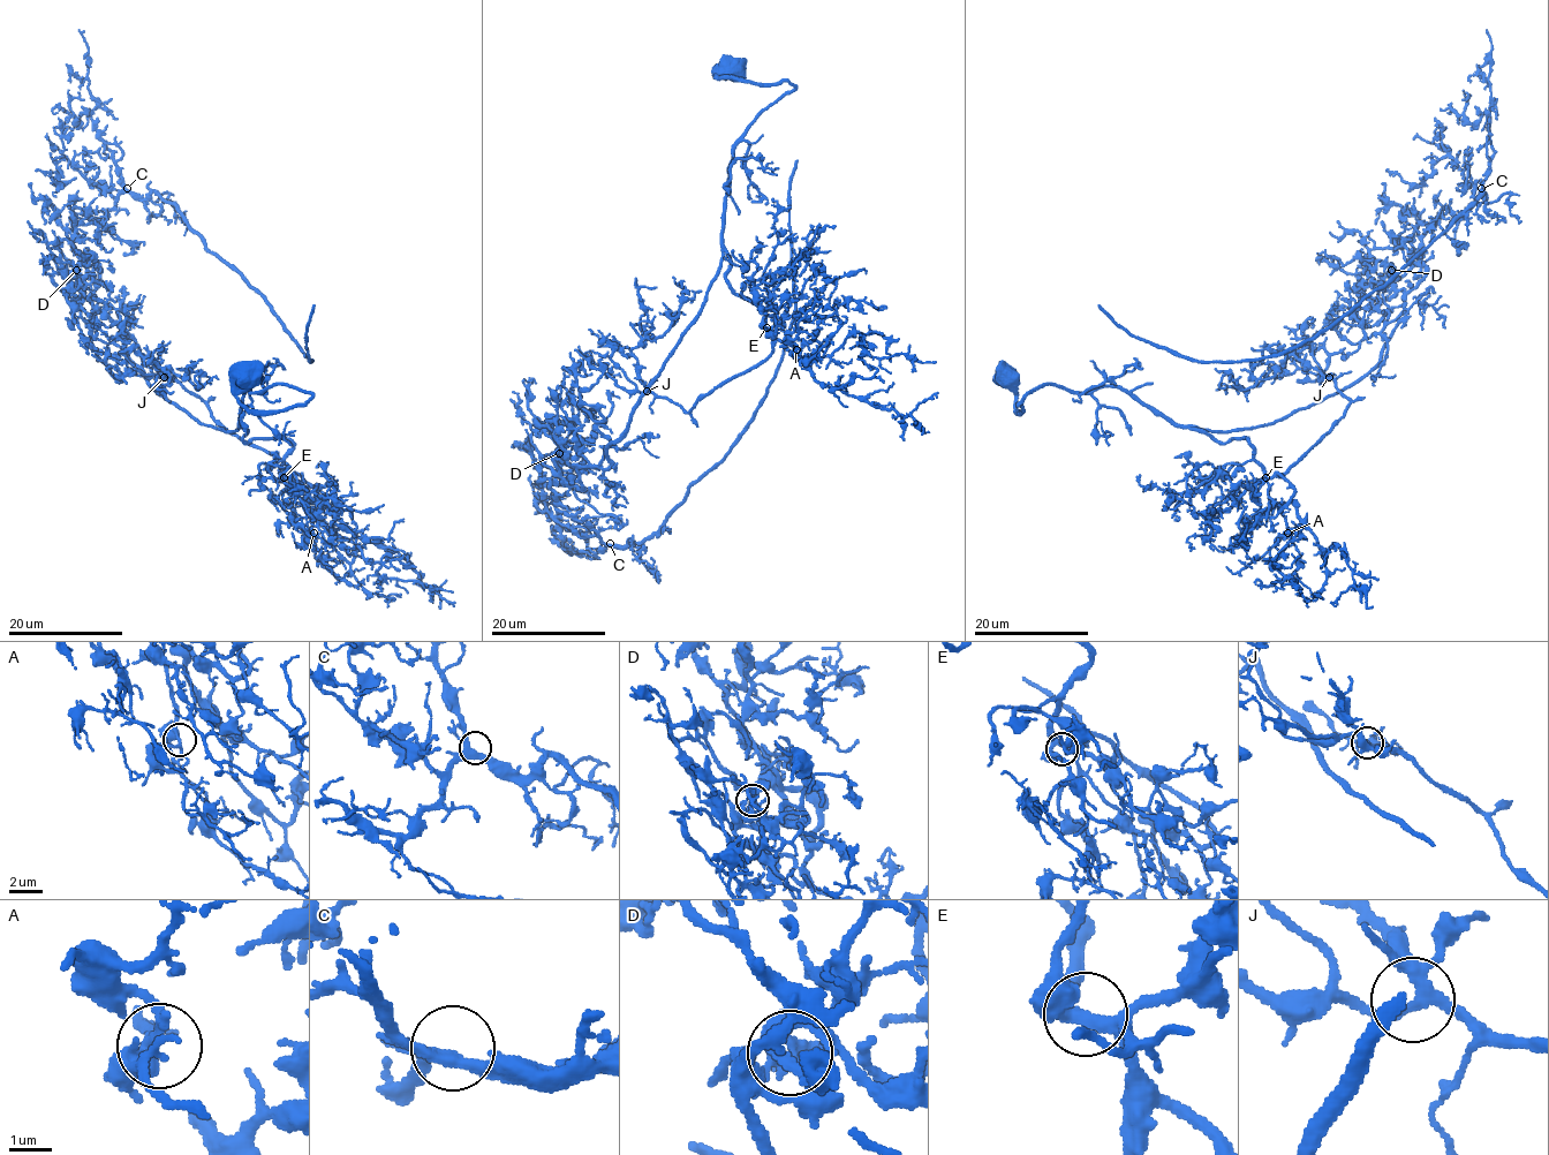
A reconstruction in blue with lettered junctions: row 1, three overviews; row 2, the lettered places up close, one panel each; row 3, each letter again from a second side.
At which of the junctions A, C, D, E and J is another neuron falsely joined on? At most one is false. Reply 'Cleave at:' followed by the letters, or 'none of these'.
Cleave at: D

